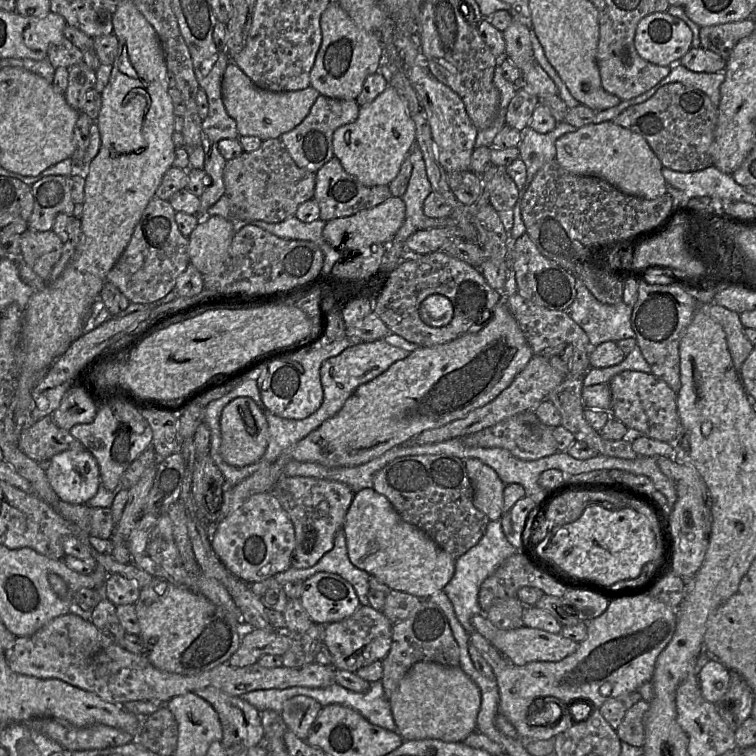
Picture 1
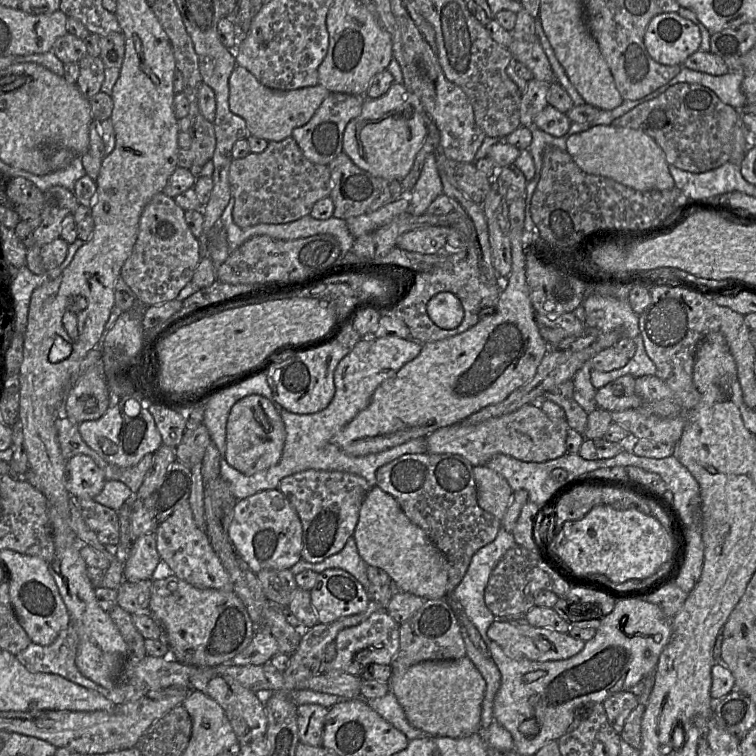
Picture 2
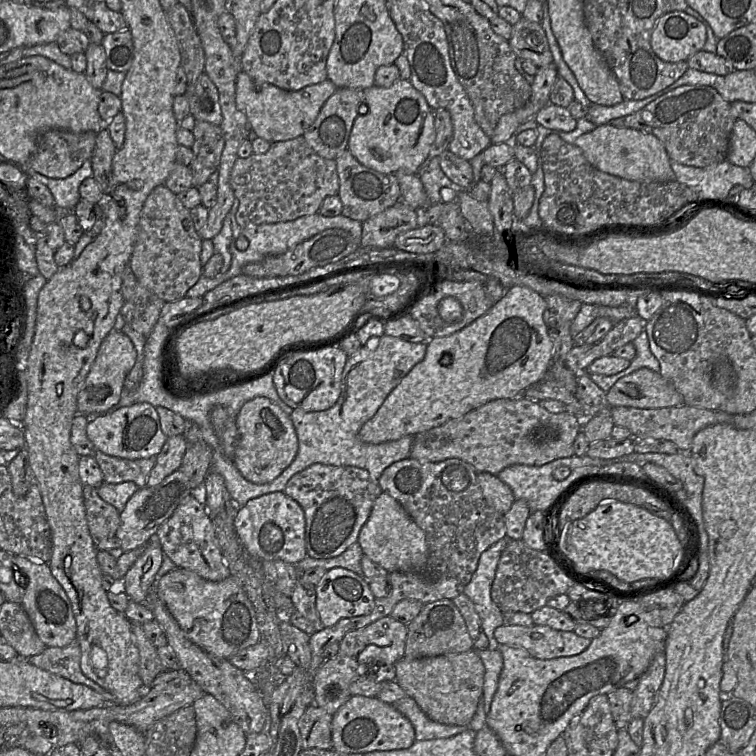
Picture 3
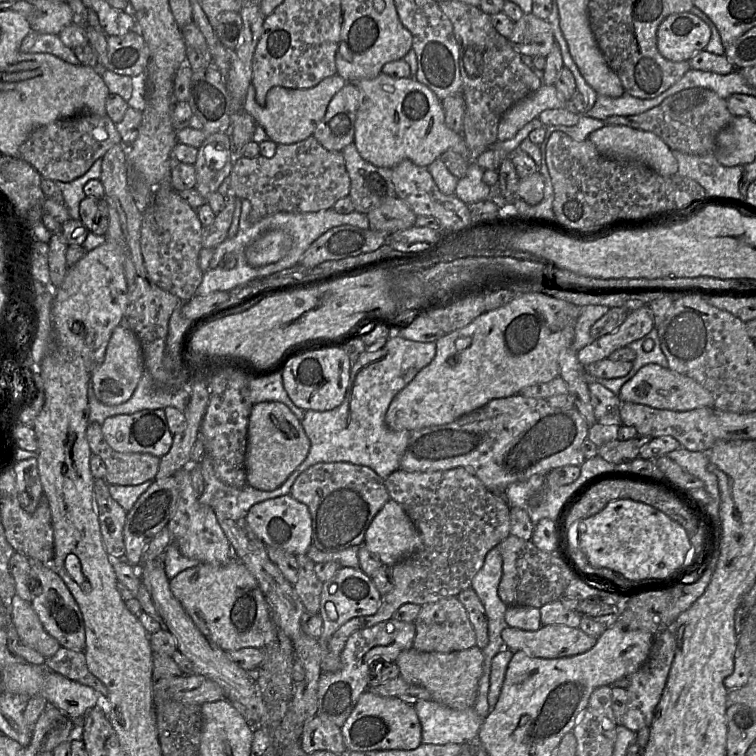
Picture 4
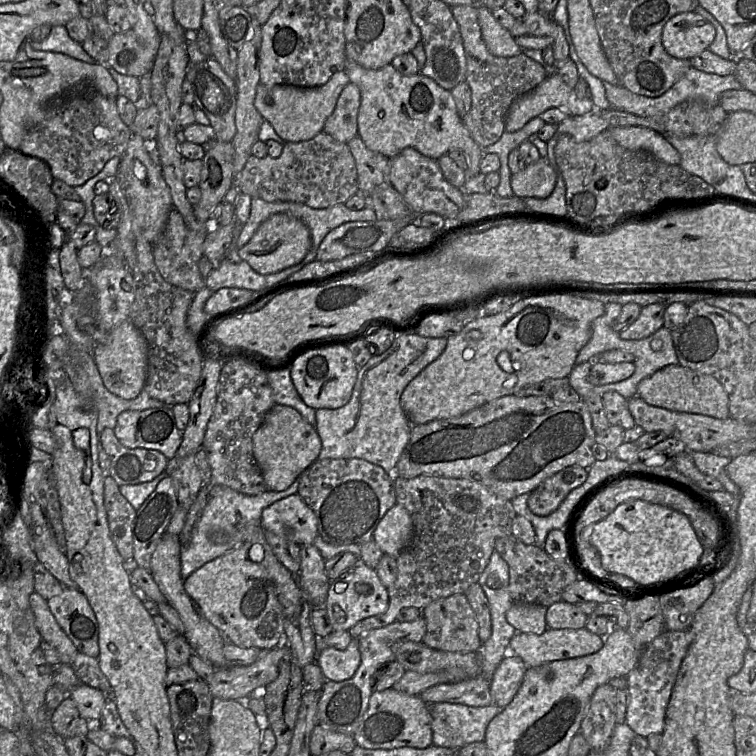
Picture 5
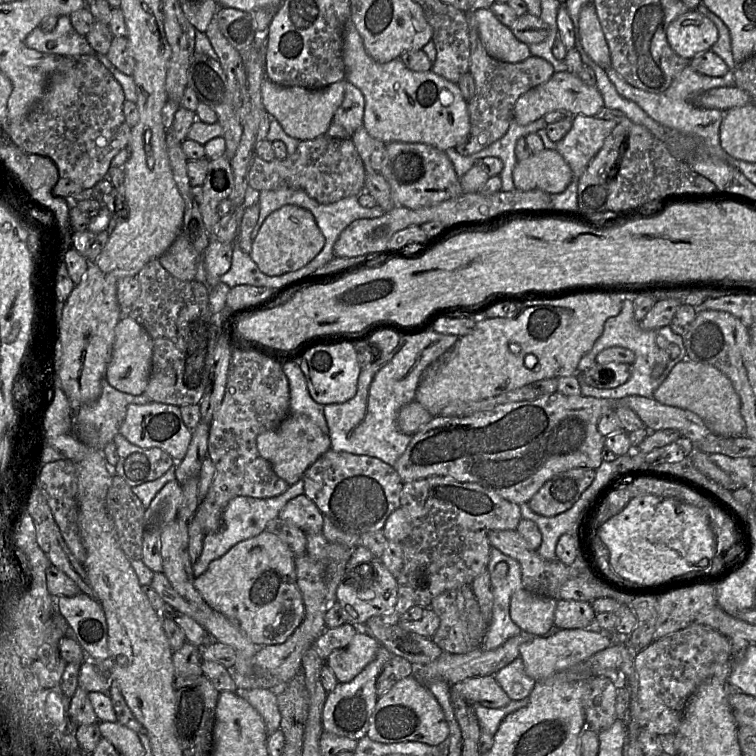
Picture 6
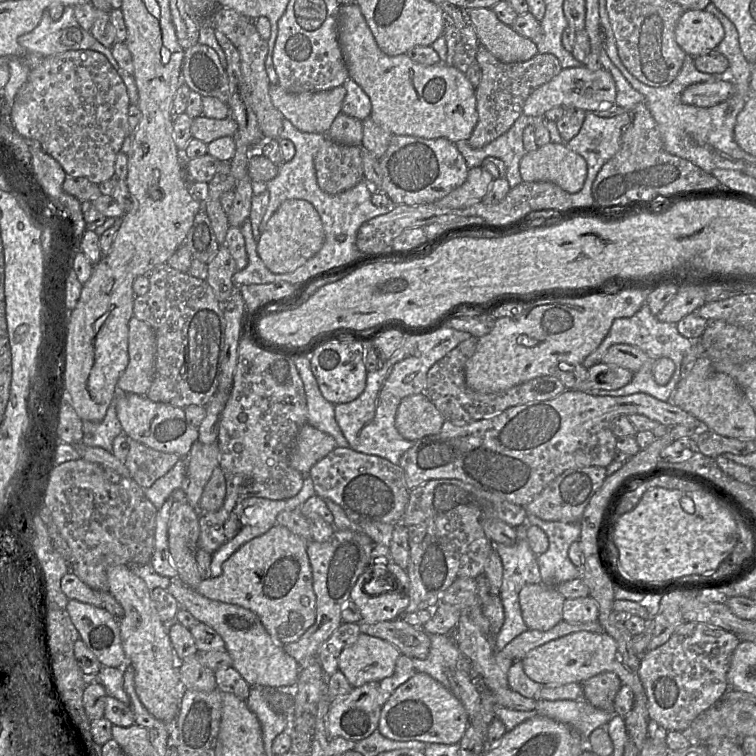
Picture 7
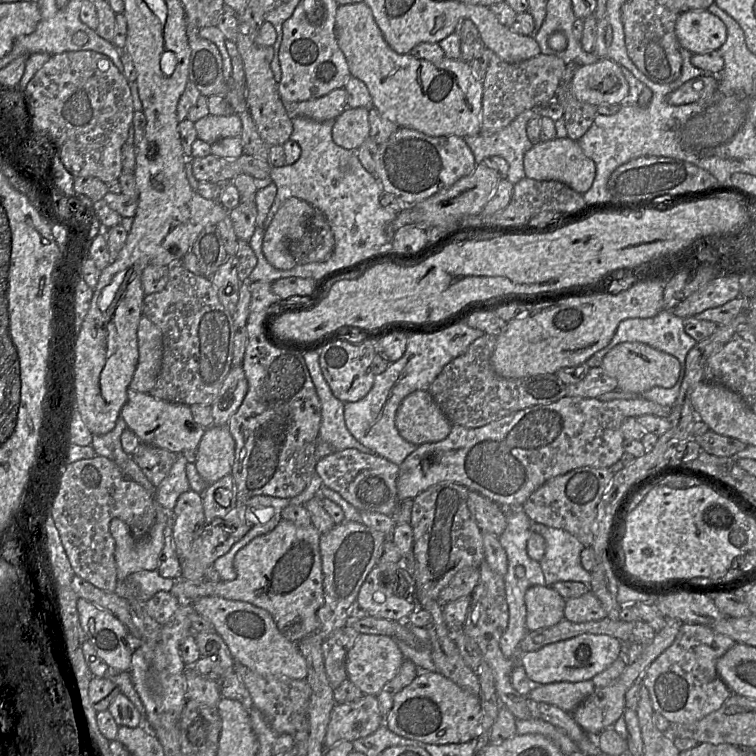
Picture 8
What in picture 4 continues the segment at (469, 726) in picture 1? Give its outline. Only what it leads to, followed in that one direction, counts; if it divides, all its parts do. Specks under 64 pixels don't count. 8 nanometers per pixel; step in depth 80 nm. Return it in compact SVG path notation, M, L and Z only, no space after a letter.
M474 646L467 650L450 653L421 652L410 648L400 653L396 659L400 676L409 686L424 687L432 696L432 701L438 702L454 709L472 708L477 698L479 680L483 672L484 655L483 650Z

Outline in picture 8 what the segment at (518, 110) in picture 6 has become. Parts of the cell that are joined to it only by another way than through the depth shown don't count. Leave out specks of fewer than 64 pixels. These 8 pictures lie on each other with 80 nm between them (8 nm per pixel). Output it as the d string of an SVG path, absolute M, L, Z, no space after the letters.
M608 57L579 66L570 84L579 101L596 106L620 104L629 92L623 66Z

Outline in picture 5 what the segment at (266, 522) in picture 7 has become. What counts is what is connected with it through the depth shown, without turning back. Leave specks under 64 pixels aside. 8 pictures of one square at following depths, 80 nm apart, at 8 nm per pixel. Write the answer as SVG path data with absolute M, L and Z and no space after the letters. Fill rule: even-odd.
M300 476L286 490L280 492L266 491L262 494L250 496L226 486L211 486L208 482L208 500L202 517L195 528L195 533L192 533L188 541L187 537L182 538L179 535L182 577L185 579L207 562L224 555L241 543L244 543L245 527L259 525L263 510L276 501L297 494L299 483ZM217 533L223 533L225 541L215 542L214 535Z

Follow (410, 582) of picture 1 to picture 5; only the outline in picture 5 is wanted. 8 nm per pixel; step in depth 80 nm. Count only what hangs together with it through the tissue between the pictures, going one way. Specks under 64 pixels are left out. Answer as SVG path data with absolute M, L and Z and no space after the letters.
M395 504L380 520L372 539L383 554L398 557L407 548L414 535L413 520L401 504Z

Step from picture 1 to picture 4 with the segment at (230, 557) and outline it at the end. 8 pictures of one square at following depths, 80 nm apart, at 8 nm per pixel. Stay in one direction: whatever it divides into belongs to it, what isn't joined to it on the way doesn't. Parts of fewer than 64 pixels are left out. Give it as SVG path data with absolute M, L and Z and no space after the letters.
M290 495L253 505L245 522L267 548L277 548L296 556L307 554L312 546L312 518L308 507Z

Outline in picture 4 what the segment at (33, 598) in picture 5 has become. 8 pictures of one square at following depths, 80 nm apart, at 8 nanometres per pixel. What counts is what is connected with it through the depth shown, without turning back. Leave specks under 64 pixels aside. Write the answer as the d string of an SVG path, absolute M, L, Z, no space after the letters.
M16 594L12 599L12 622L21 642L45 658L61 648L60 643L44 629L31 603Z

